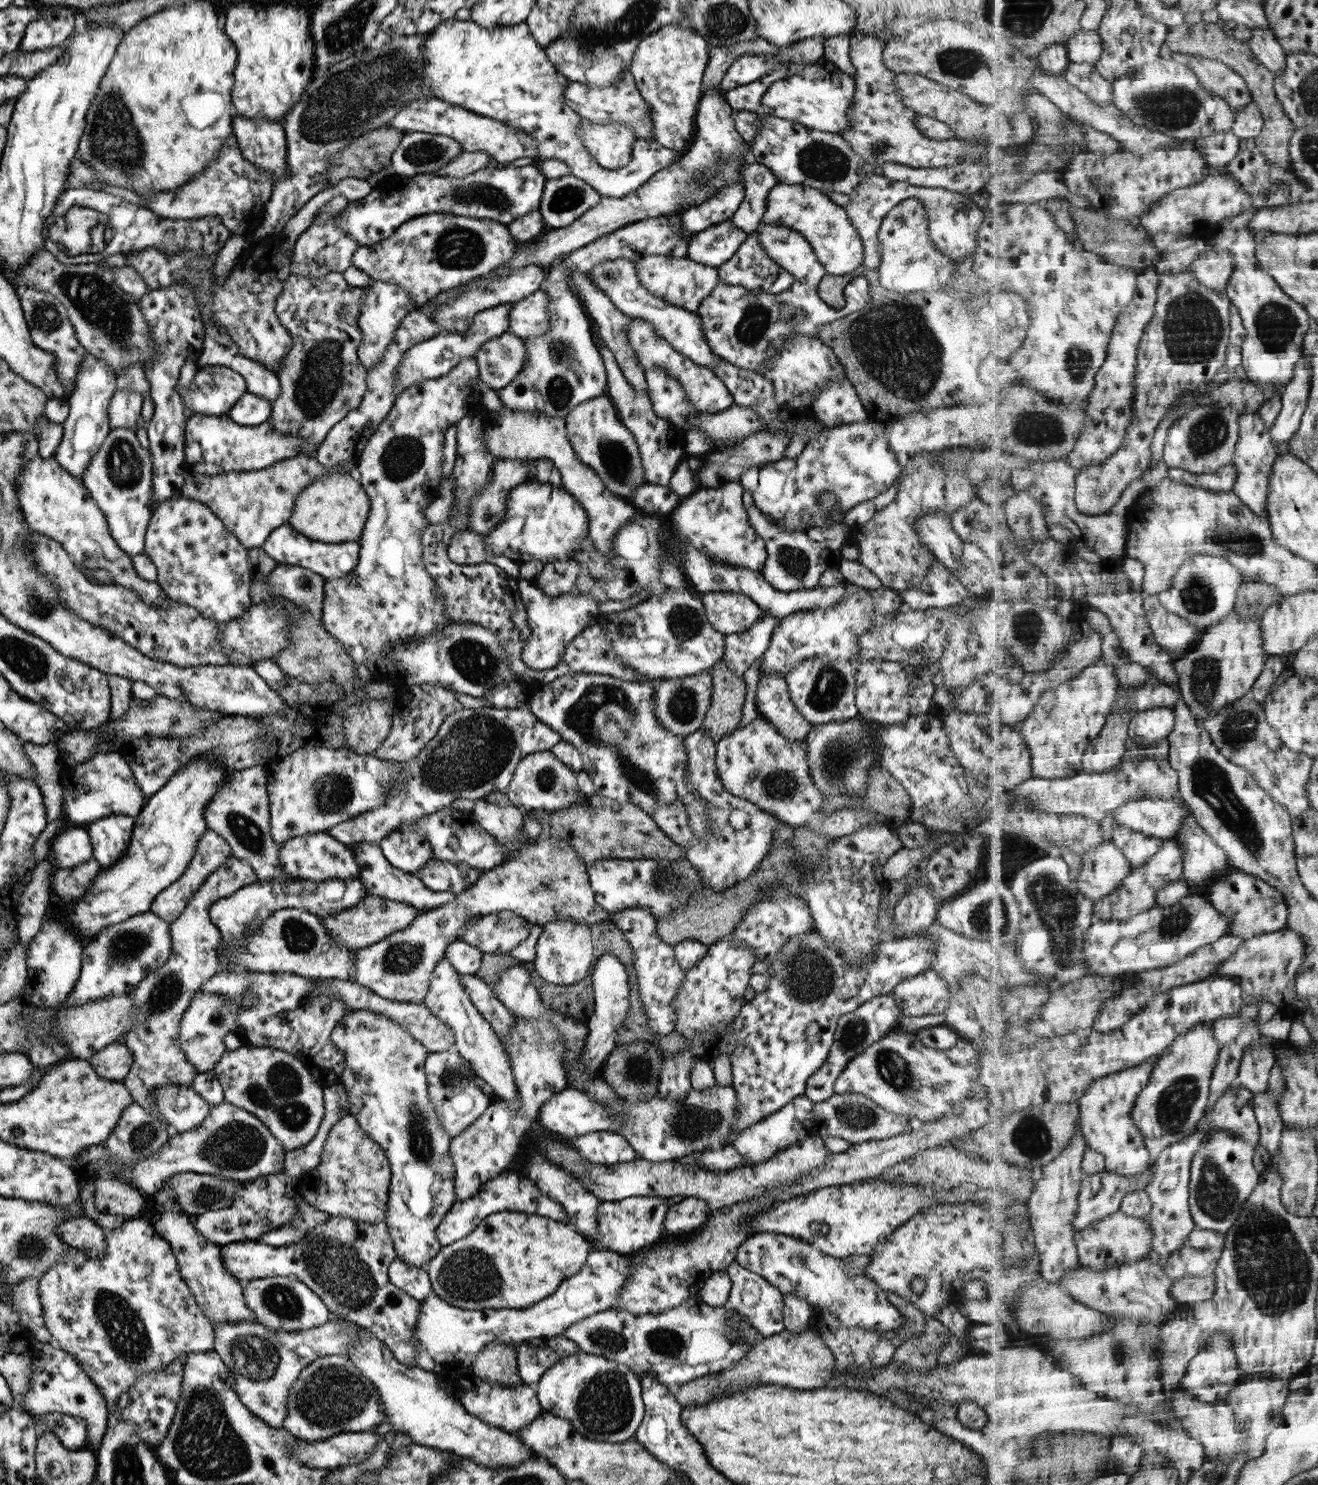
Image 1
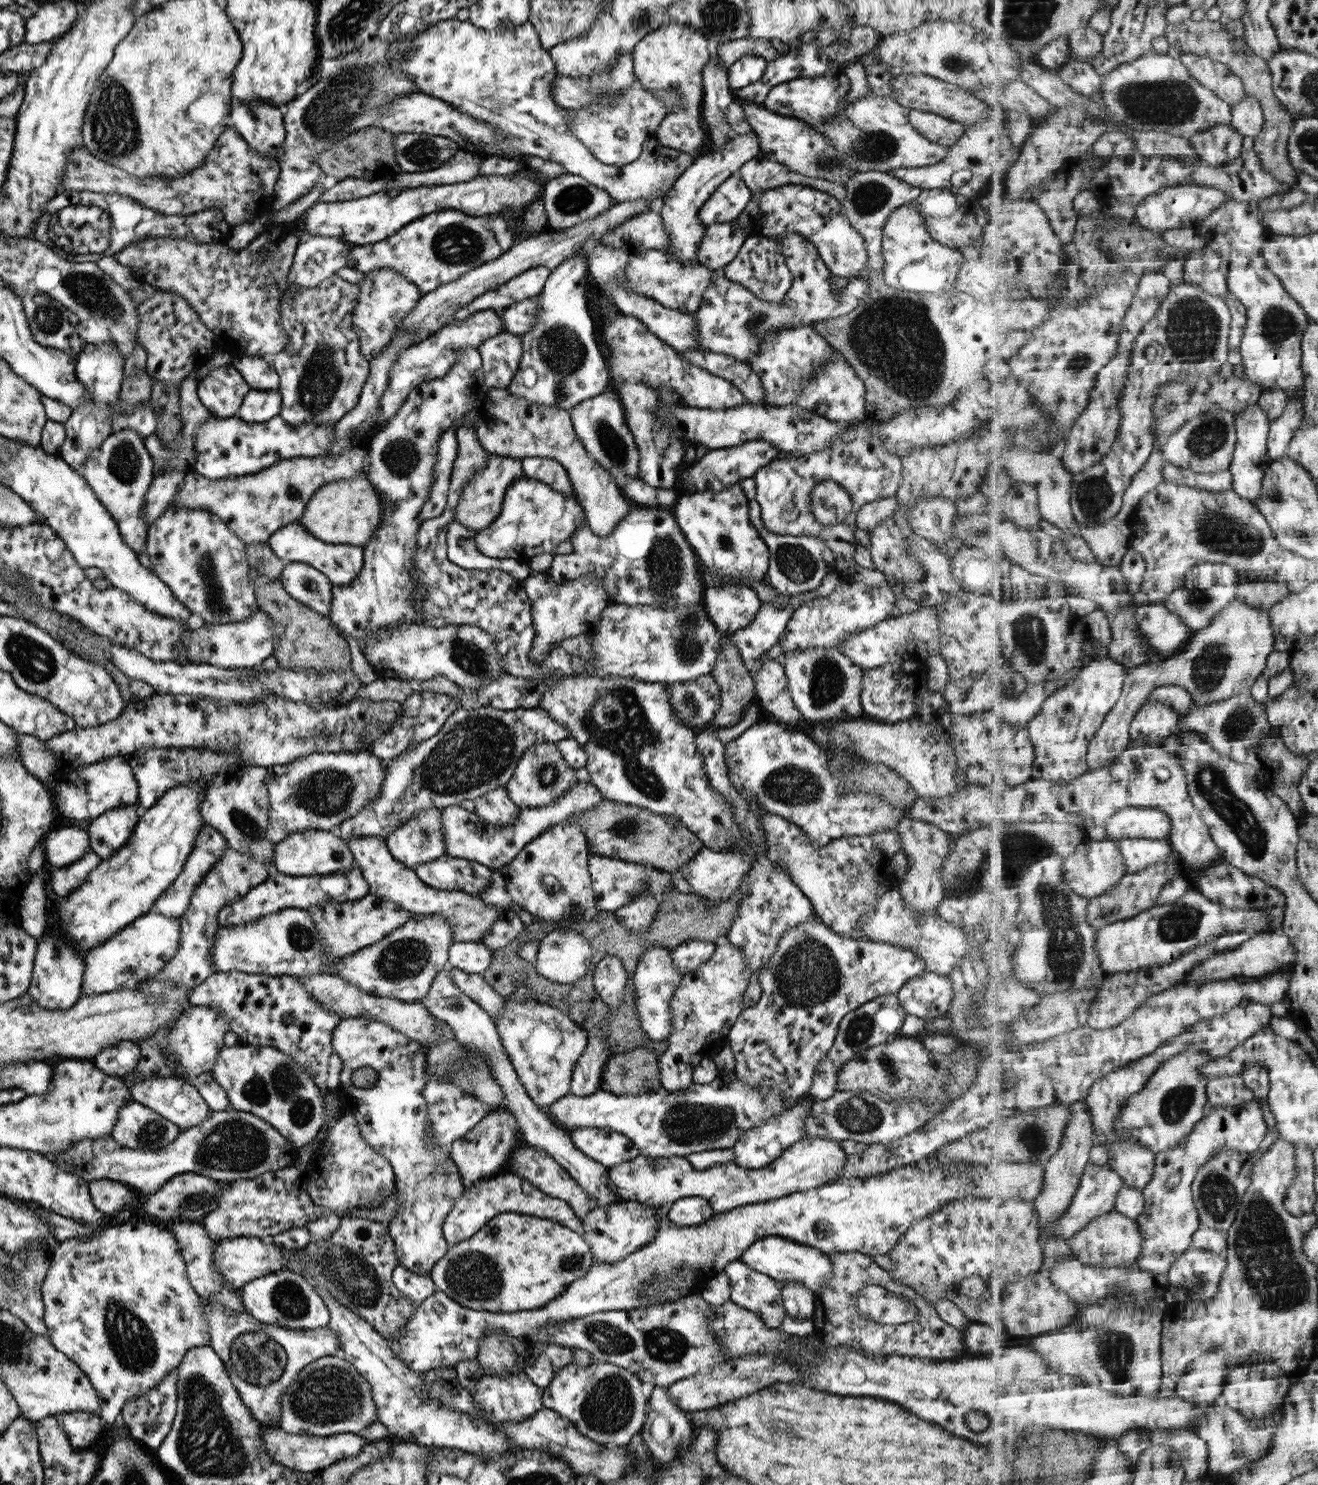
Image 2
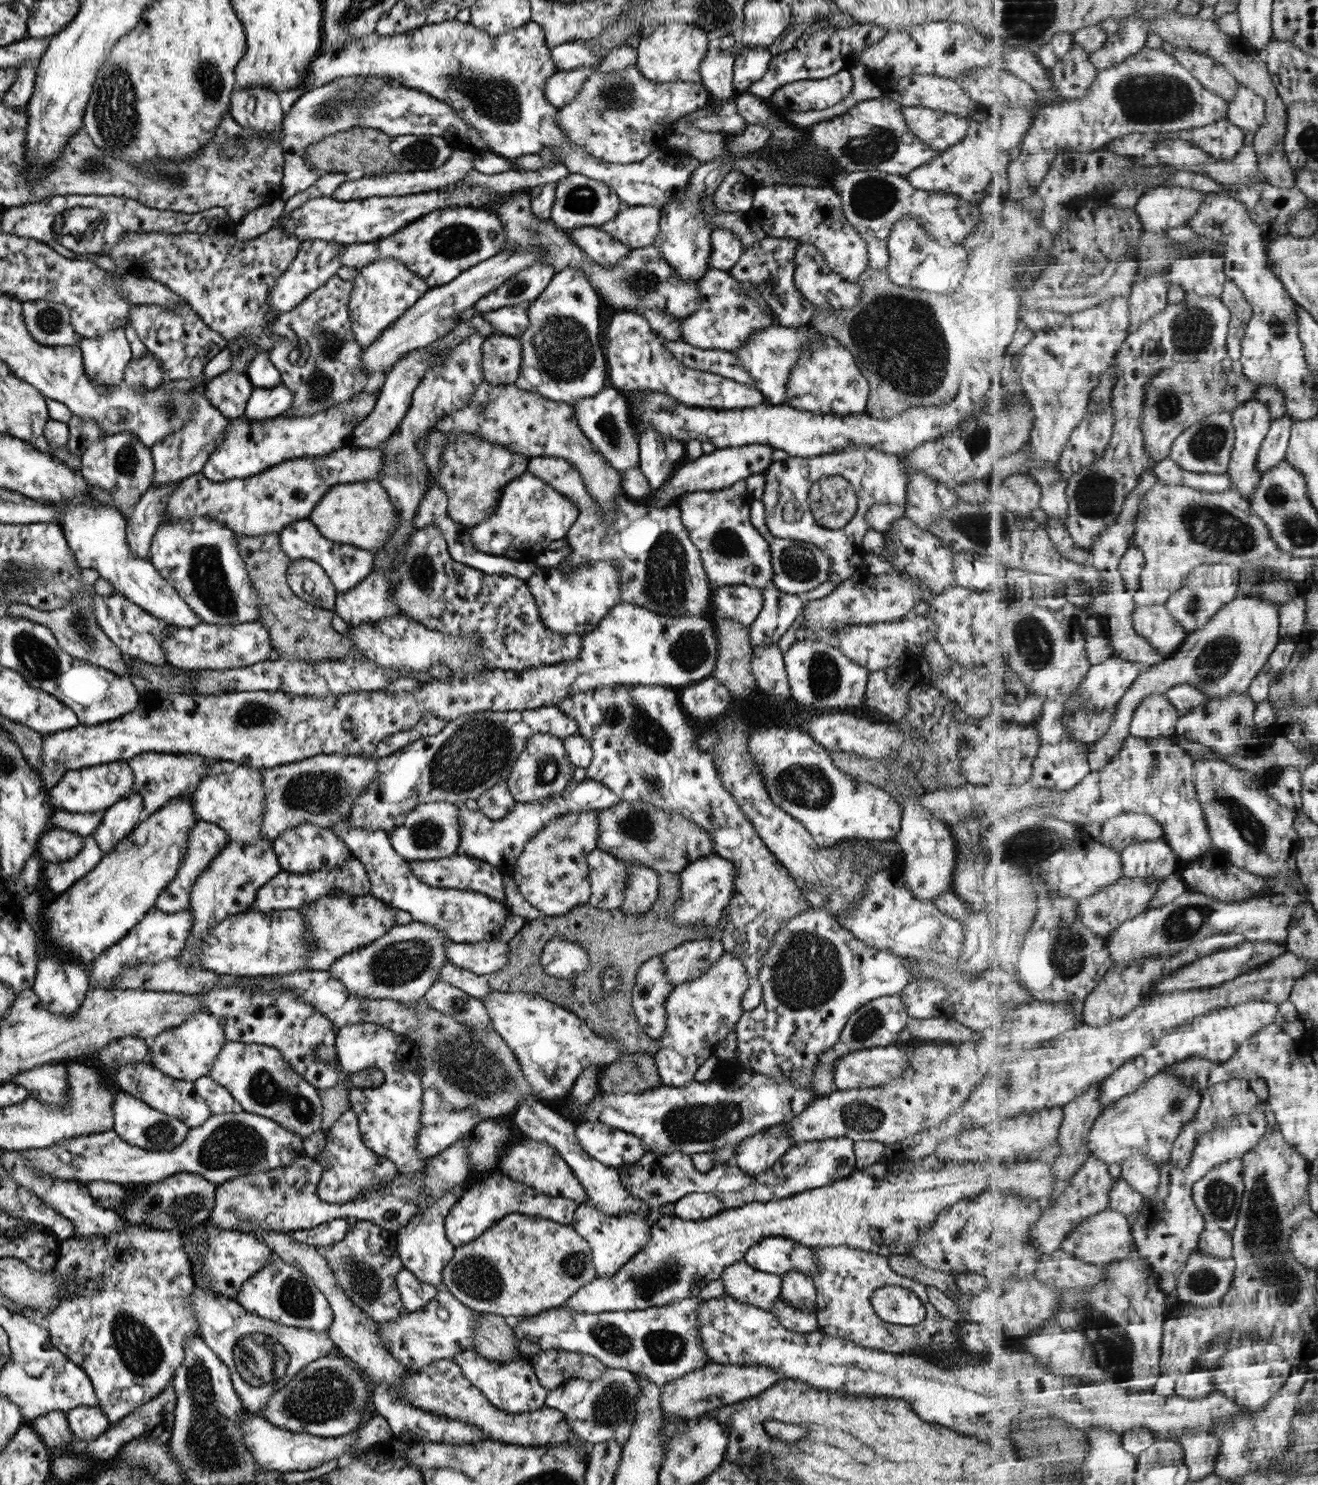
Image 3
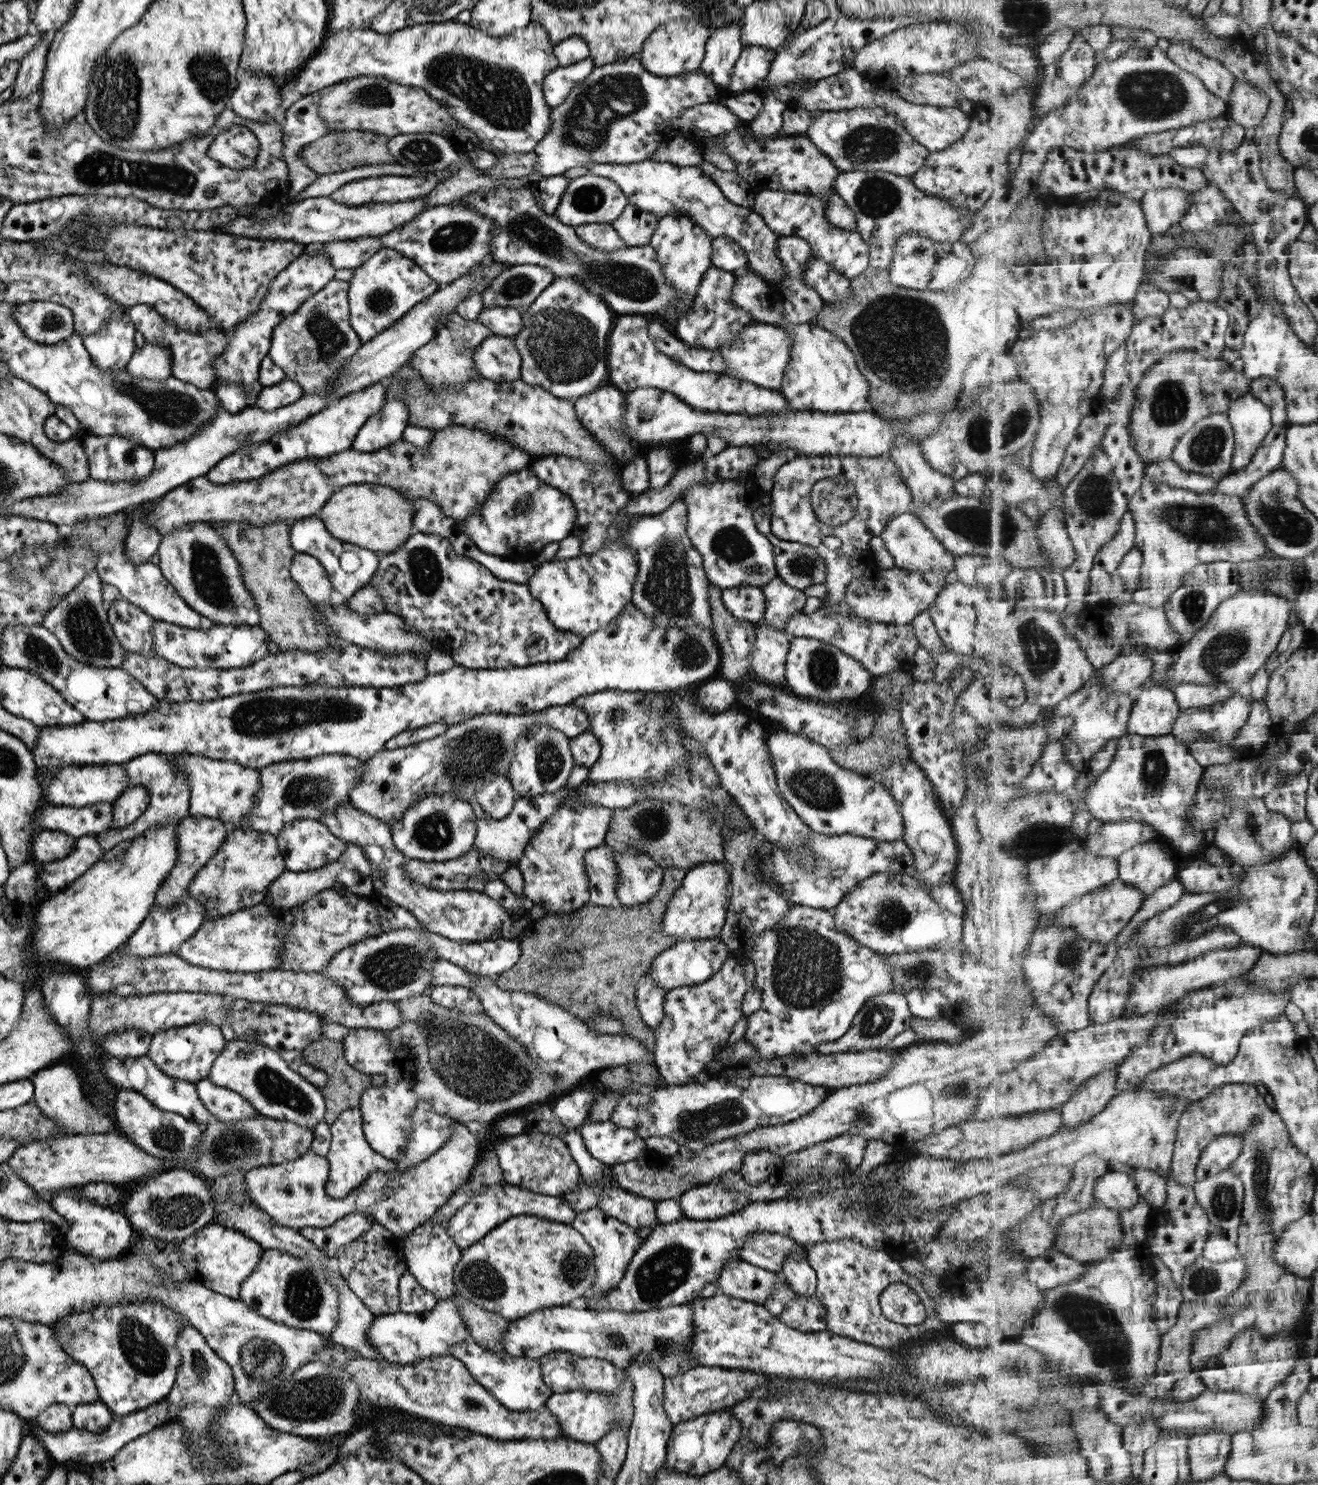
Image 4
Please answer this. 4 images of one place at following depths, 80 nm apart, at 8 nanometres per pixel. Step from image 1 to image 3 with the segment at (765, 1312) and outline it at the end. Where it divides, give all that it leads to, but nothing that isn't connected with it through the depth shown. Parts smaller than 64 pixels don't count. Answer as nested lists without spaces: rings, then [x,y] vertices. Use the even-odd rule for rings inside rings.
[[[742,1260],[726,1266],[720,1279],[726,1295],[761,1310],[772,1312],[771,1305],[780,1296],[779,1276],[755,1270]]]

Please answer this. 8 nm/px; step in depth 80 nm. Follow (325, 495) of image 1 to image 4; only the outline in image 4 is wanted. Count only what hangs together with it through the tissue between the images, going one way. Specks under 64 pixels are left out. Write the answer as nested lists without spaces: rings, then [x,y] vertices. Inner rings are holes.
[[[375,483],[352,484],[342,486],[329,495],[315,516],[320,518],[324,529],[333,538],[369,550],[372,553],[390,553],[400,547],[410,536],[412,514],[416,508],[414,501],[408,502],[397,490]]]

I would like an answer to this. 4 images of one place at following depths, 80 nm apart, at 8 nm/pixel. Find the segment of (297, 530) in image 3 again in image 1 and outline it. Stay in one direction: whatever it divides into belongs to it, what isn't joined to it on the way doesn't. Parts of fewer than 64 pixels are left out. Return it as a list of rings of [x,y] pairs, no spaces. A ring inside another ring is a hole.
[[[288,524],[274,528],[260,546],[277,564],[291,564],[308,568],[320,574],[324,579],[341,578],[347,571],[353,570],[358,561],[359,542],[349,541],[337,544],[325,544],[305,538],[295,532]]]

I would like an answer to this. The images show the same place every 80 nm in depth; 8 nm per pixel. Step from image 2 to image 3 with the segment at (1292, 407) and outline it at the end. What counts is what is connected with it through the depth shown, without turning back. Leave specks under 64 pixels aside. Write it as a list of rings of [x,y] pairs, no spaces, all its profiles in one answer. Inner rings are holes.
[[[1289,414],[1272,422],[1258,456],[1257,472],[1259,474],[1264,475],[1279,466],[1281,462],[1286,461],[1292,428],[1295,423]]]

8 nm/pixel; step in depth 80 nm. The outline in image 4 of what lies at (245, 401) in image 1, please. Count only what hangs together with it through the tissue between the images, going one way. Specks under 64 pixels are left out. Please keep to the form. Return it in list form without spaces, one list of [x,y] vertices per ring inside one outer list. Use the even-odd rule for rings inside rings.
[[[283,379],[278,384],[259,390],[259,396],[255,398],[255,404],[251,407],[269,412],[292,404],[301,398],[302,394],[301,387],[296,382]]]

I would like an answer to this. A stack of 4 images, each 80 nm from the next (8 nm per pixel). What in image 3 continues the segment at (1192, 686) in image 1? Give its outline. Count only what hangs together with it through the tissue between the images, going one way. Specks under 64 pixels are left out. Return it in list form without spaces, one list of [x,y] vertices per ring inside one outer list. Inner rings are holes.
[[[1239,595],[1235,598],[1234,601],[1229,602],[1226,606],[1223,606],[1222,610],[1219,610],[1218,614],[1215,614],[1215,617],[1209,621],[1207,626],[1203,627],[1202,629],[1196,630],[1188,635],[1186,641],[1183,644],[1183,648],[1176,652],[1174,656],[1169,657],[1163,664],[1159,663],[1148,667],[1145,669],[1137,678],[1137,681],[1134,682],[1133,685],[1130,686],[1130,689],[1122,696],[1122,700],[1118,702],[1118,709],[1114,714],[1114,724],[1110,726],[1110,729],[1105,733],[1103,738],[1100,738],[1097,742],[1094,742],[1094,745],[1090,748],[1088,752],[1088,759],[1090,762],[1090,768],[1093,771],[1101,770],[1104,766],[1107,766],[1114,758],[1121,752],[1121,749],[1124,747],[1124,742],[1129,738],[1132,734],[1130,733],[1130,726],[1135,714],[1135,711],[1139,708],[1139,705],[1152,694],[1161,694],[1166,693],[1170,688],[1173,686],[1181,686],[1182,684],[1189,684],[1206,692],[1210,698],[1219,698],[1222,697],[1229,697],[1231,694],[1234,693],[1245,693],[1250,689],[1250,684],[1254,681],[1254,678],[1258,676],[1259,673],[1265,668],[1269,657],[1275,652],[1276,646],[1282,641],[1282,634],[1280,633],[1281,630],[1281,621],[1282,618],[1282,606],[1279,605],[1277,602],[1271,602],[1270,600],[1266,600],[1263,598],[1249,598],[1242,595]]]

